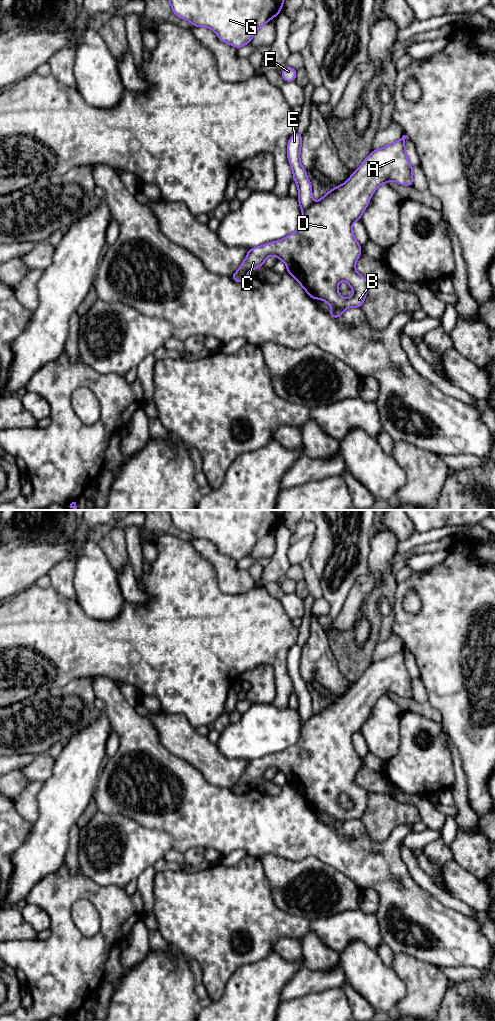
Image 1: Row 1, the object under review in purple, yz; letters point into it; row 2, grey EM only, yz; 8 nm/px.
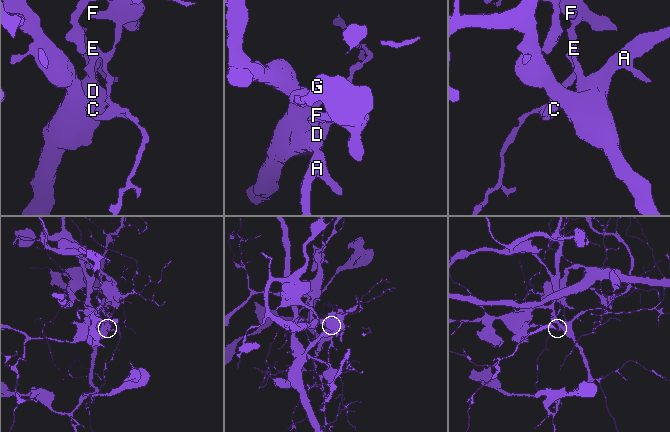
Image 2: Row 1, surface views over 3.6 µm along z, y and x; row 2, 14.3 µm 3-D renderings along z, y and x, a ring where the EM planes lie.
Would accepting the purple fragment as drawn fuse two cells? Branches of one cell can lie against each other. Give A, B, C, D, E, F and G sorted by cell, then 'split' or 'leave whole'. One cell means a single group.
A B C D / E F G | split

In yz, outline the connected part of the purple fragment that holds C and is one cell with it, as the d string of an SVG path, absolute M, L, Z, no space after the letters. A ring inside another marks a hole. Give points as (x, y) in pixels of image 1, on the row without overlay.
M403 647L396 654L373 662L344 696L329 702L319 713L309 718L303 725L301 737L294 745L279 753L247 761L247 768L236 785L248 786L249 783L263 778L265 772L274 767L286 776L287 784L312 811L320 811L332 818L328 825L331 829L339 830L350 819L361 820L369 793L358 786L355 780L362 763L354 749L352 738L355 733L361 731L371 708L380 697L390 693L403 698L413 697L413 679L406 667L406 650L409 649ZM342 792L354 803L353 808L344 810L339 806L338 796Z

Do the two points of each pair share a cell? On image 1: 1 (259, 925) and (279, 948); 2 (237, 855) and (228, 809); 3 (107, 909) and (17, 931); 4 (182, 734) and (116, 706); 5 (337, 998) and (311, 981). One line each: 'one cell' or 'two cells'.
1: two cells
2: two cells
3: two cells
4: two cells
5: two cells

